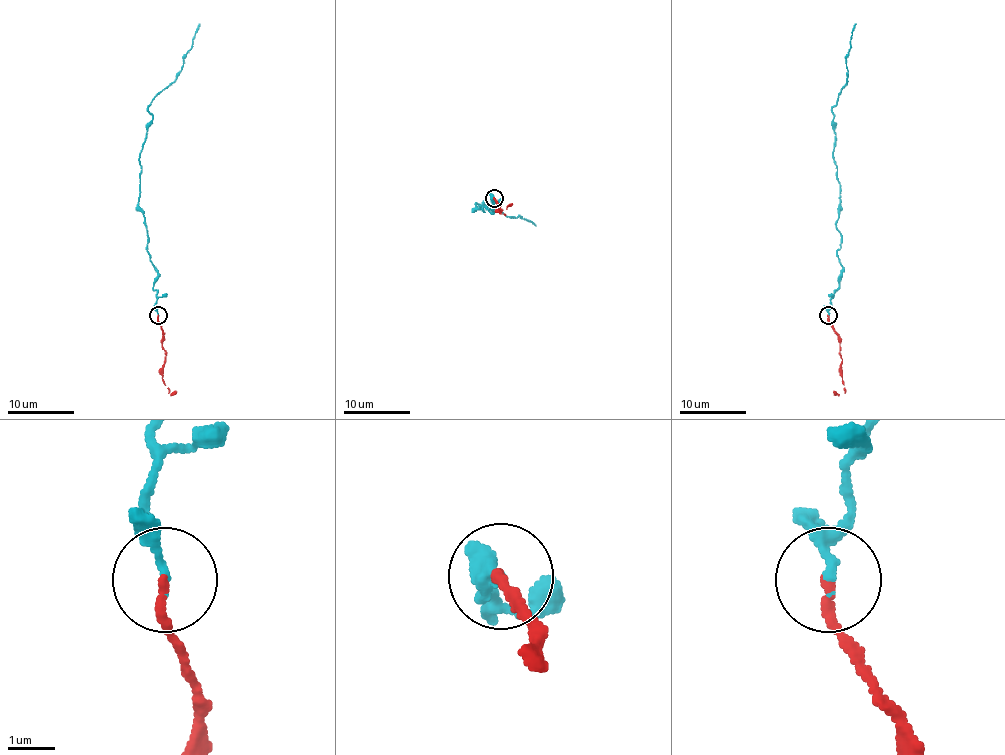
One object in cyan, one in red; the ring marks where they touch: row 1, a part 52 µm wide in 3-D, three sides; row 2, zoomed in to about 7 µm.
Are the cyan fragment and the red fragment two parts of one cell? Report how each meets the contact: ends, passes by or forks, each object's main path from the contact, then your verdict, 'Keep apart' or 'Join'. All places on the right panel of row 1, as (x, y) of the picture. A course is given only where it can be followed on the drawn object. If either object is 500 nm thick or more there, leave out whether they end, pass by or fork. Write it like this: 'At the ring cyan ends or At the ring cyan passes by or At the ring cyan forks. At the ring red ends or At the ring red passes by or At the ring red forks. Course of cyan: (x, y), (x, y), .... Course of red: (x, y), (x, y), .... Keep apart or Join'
At the ring cyan passes by. At the ring red ends. Course of cyan: (828, 316), (842, 266), (837, 258), (832, 107), (847, 78), (846, 56), (856, 23). Course of red: (828, 316), (828, 322), (837, 336), (844, 393), (832, 392). Join

